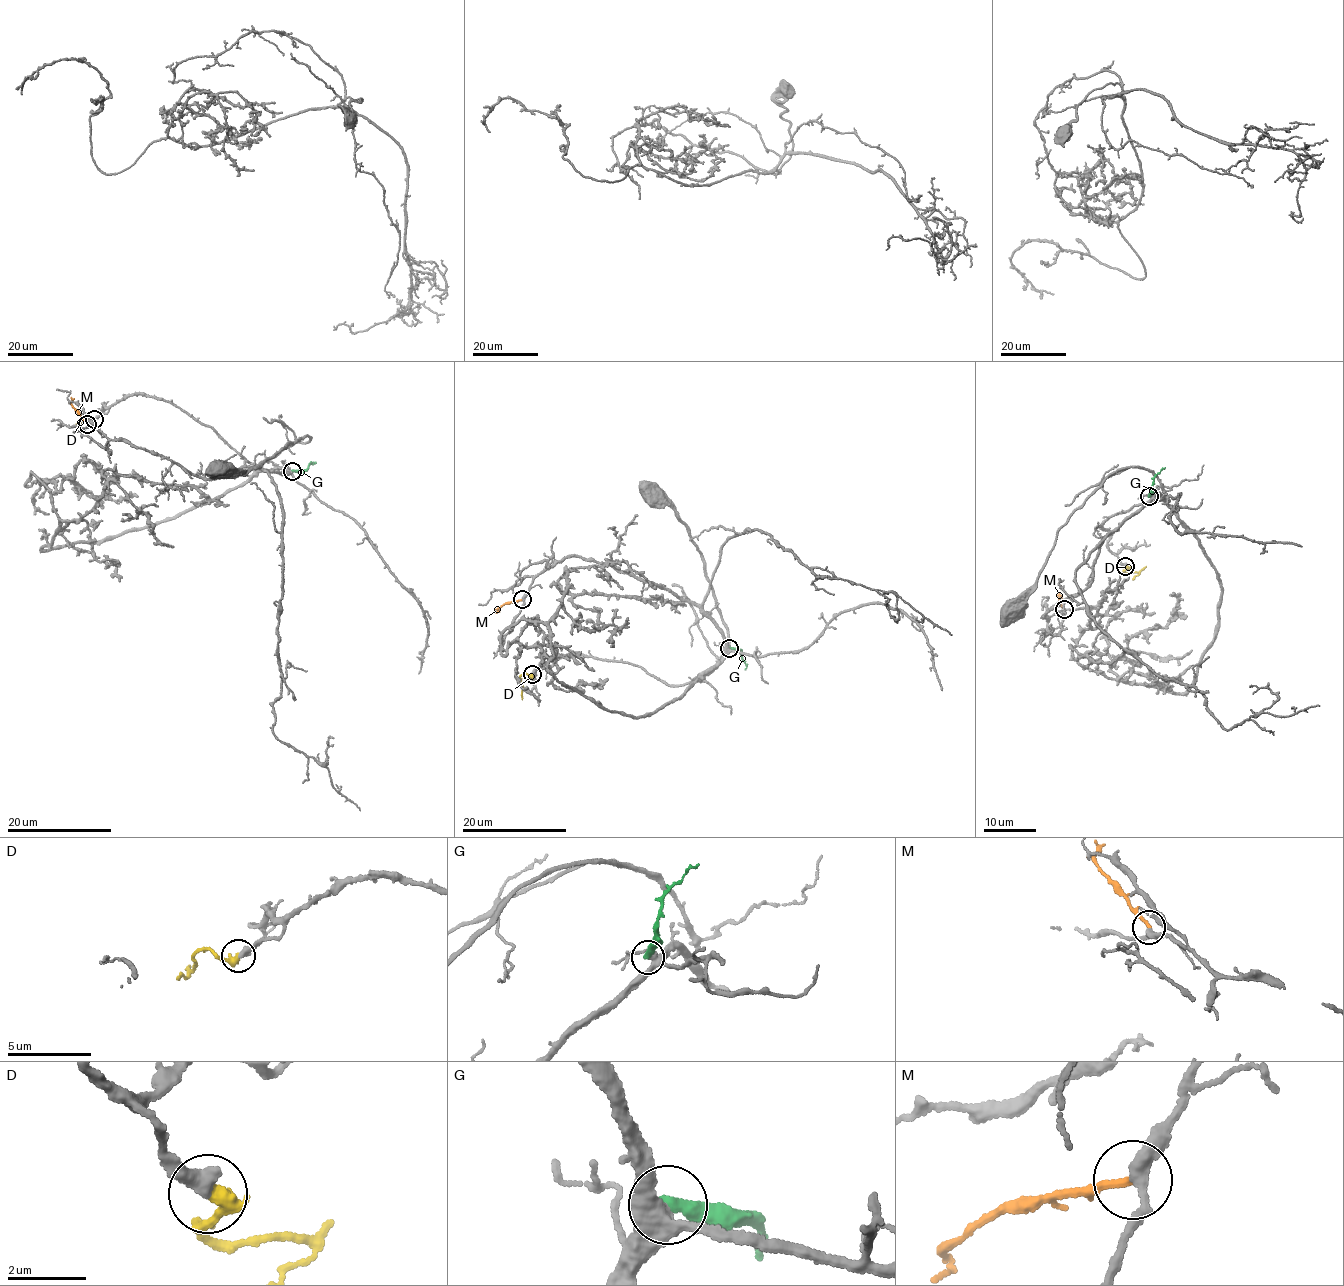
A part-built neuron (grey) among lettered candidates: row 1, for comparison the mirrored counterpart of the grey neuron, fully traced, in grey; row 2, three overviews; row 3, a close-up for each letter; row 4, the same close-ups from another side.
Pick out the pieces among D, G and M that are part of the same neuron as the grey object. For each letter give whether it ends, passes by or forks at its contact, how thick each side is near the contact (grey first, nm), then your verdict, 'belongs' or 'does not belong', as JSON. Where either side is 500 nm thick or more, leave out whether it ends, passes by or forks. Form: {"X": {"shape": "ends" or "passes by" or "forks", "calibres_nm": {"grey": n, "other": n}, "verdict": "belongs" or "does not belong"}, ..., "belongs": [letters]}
{"D": {"shape": "ends", "calibres_nm": {"grey": 400, "other": 400}, "verdict": "belongs"}, "G": {"shape": "ends", "calibres_nm": {"grey": 320, "other": 360}, "verdict": "does not belong"}, "M": {"shape": "ends", "calibres_nm": {"grey": 300, "other": 200}, "verdict": "does not belong"}, "belongs": ["D"]}

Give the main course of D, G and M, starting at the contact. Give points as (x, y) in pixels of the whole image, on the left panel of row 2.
D: (94, 418), (81, 418), (79, 424), (79, 421)
G: (293, 471), (301, 473), (313, 462)
M: (88, 424), (73, 407), (70, 401), (74, 398)

